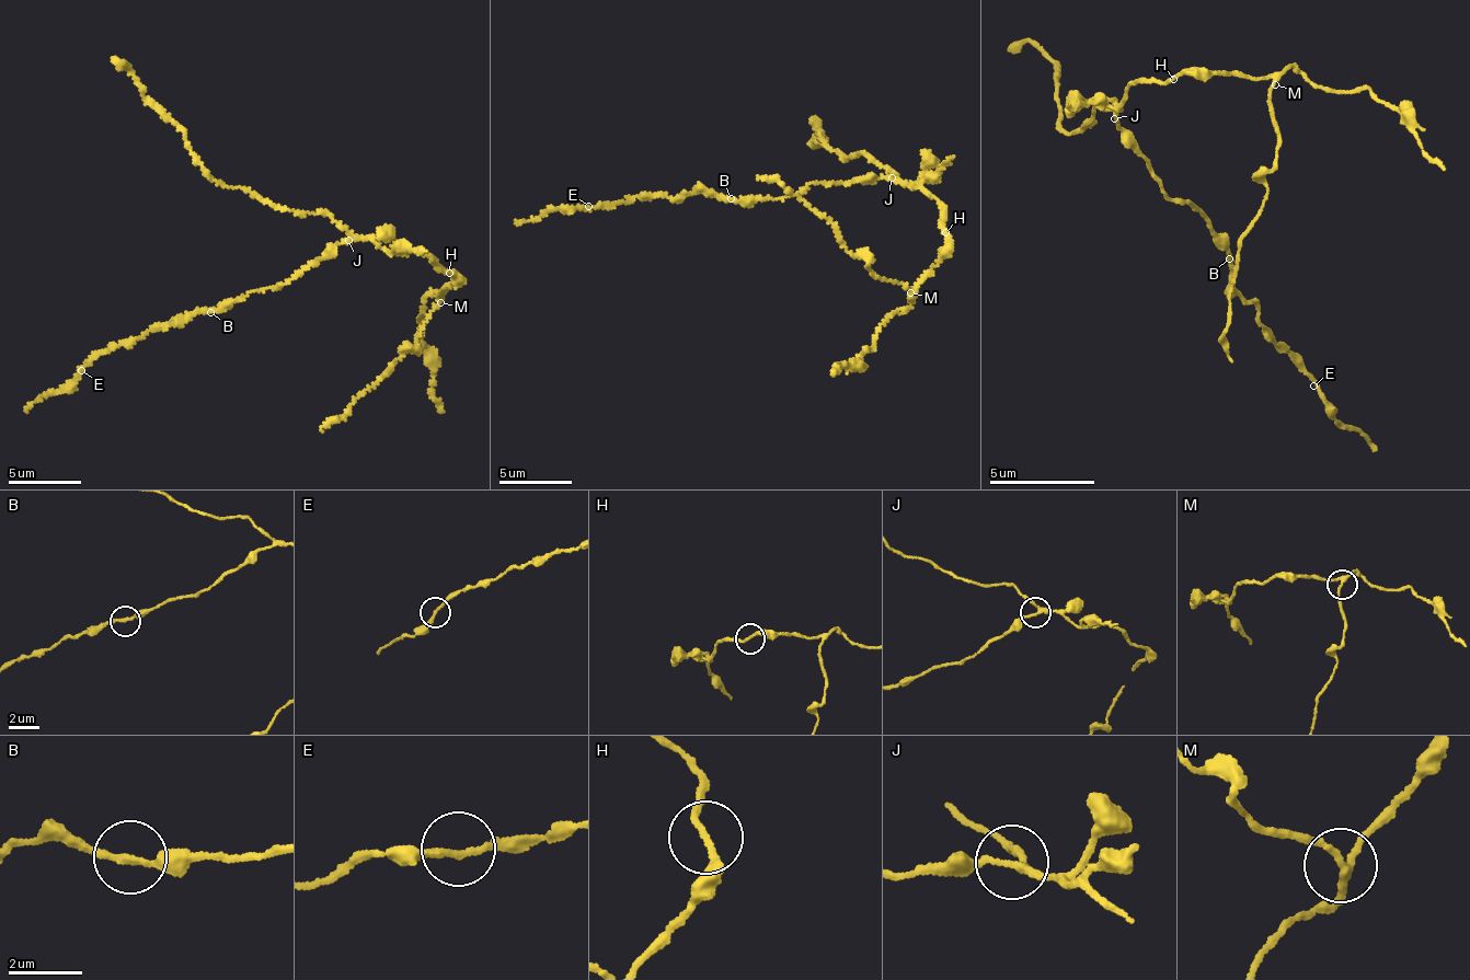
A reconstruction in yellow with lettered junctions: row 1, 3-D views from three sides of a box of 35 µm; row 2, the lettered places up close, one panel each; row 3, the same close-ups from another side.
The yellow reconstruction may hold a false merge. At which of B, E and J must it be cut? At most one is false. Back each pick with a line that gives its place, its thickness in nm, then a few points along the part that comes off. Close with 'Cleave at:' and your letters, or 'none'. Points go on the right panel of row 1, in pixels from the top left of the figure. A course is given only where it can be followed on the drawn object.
J: at (1114, 118); 170 nm thick; foreign part runs (1113, 116), (1127, 85), (1197, 69), (1270, 85), (1275, 151), (1262, 203), (1243, 235), (1228, 303), (1228, 361)
Cleave at: J

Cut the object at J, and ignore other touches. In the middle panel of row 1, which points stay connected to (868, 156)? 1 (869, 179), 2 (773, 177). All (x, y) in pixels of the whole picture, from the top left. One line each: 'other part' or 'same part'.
1: other part
2: same part

